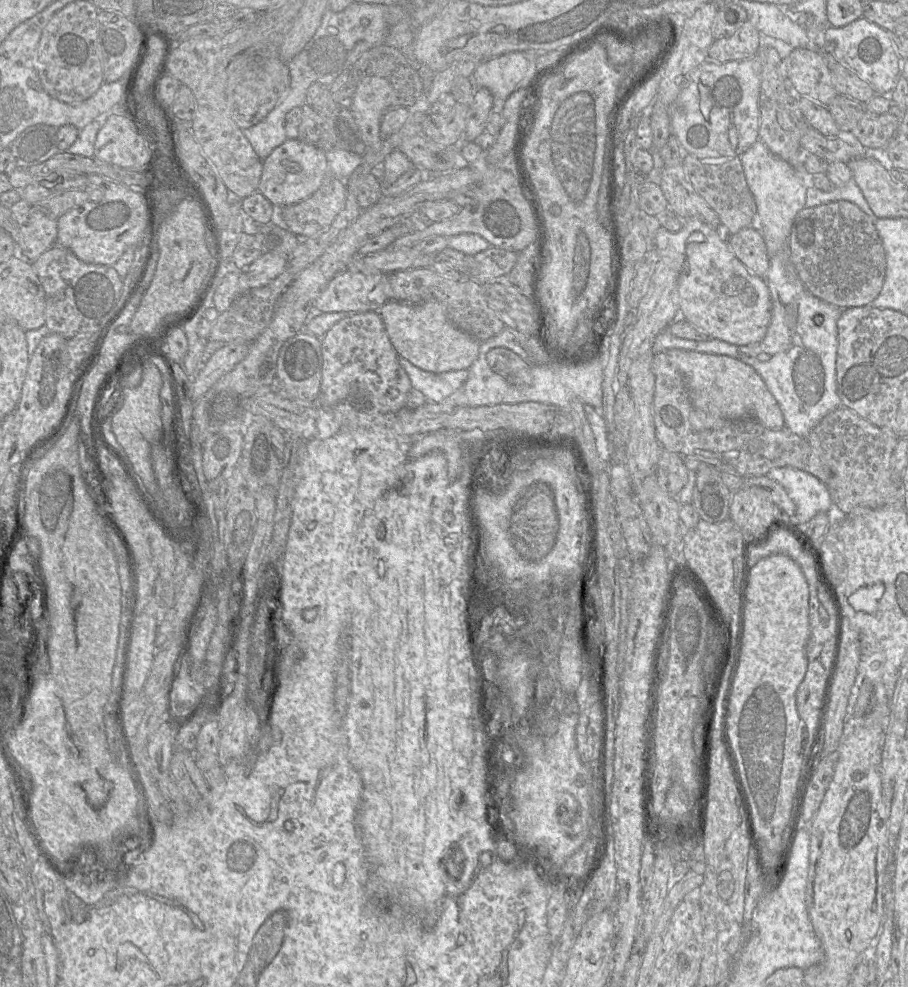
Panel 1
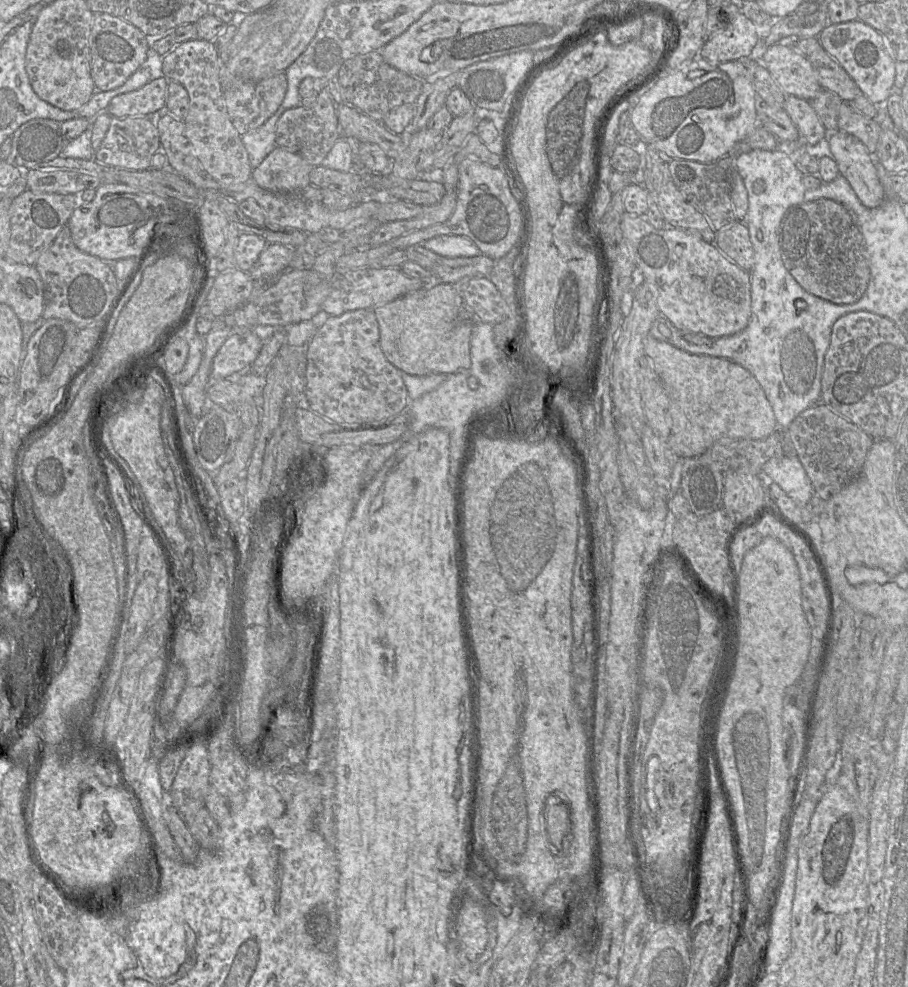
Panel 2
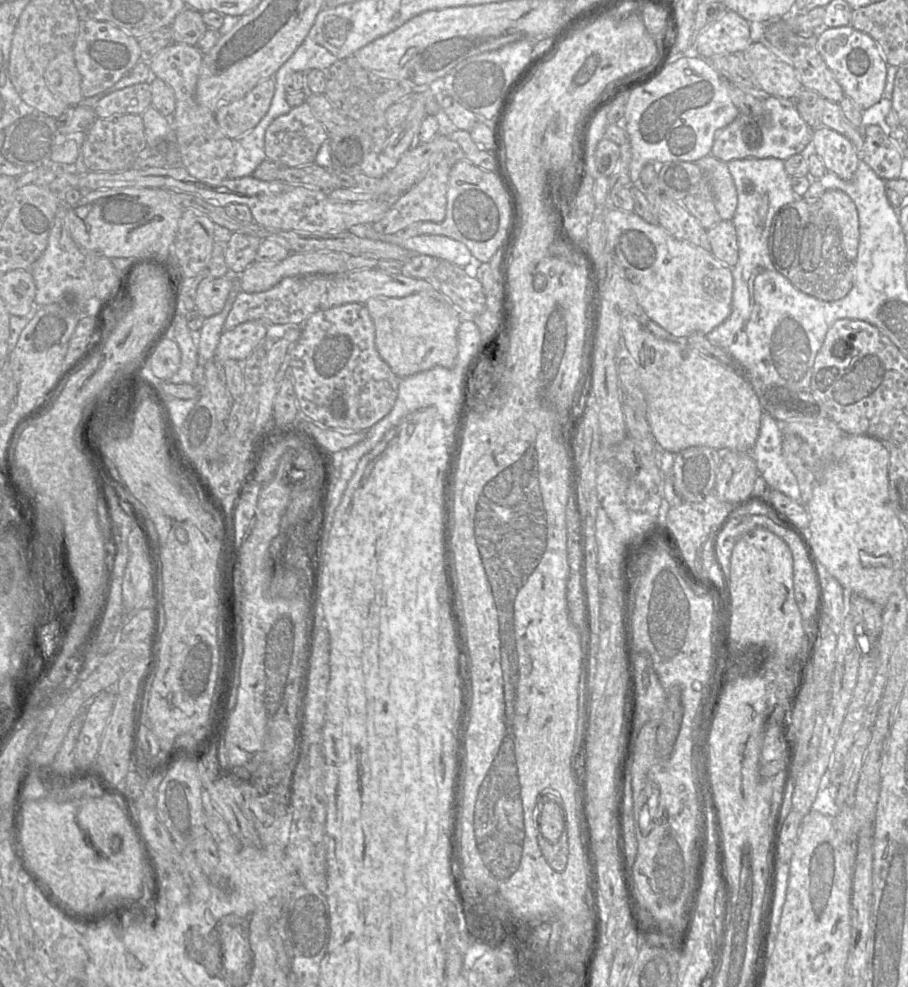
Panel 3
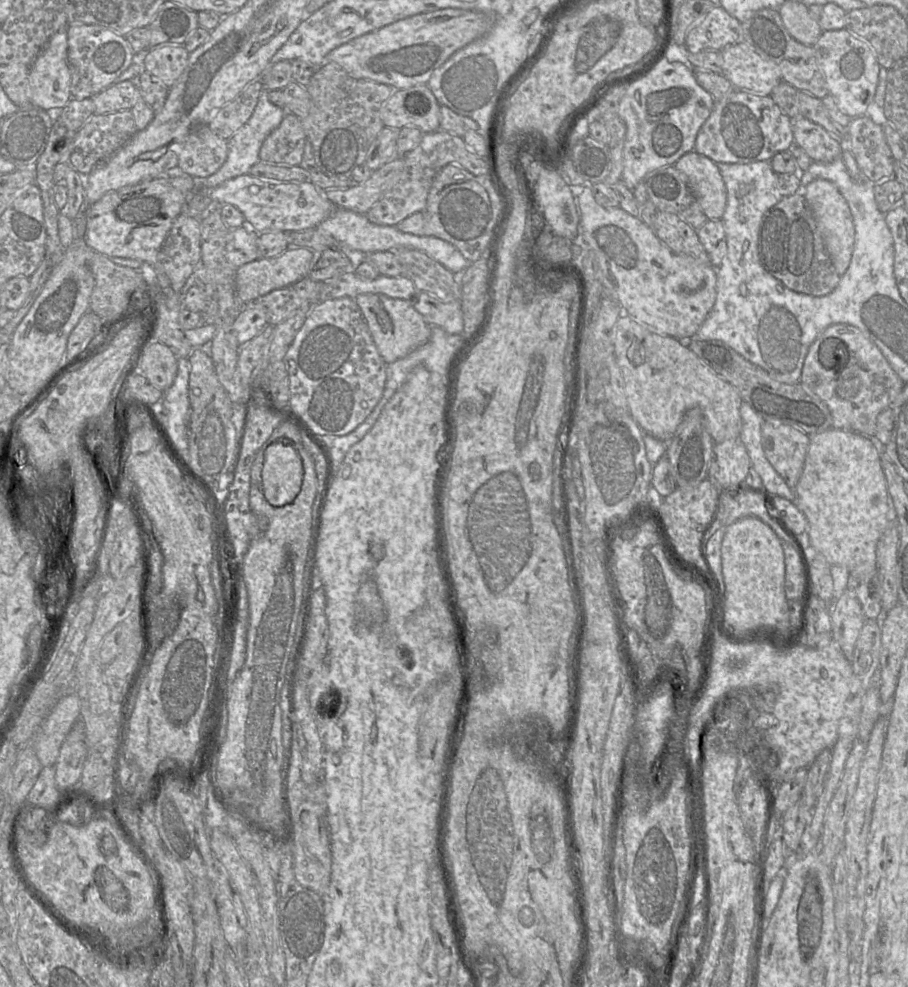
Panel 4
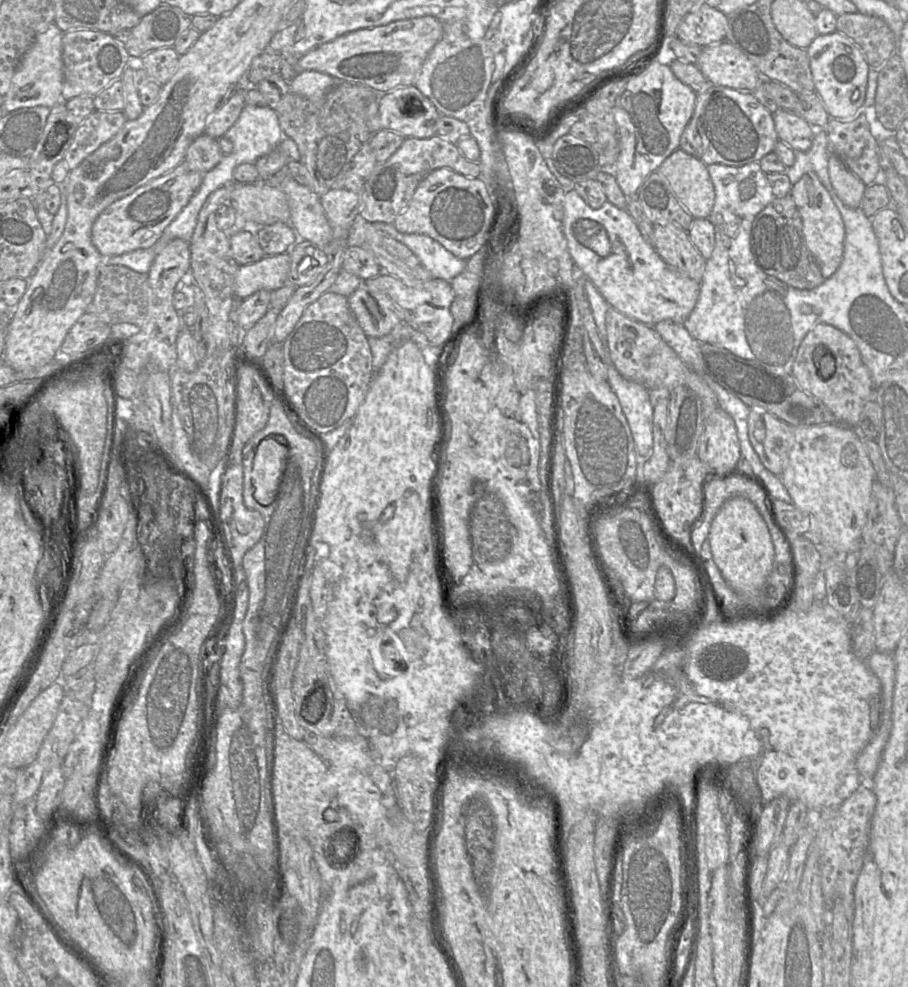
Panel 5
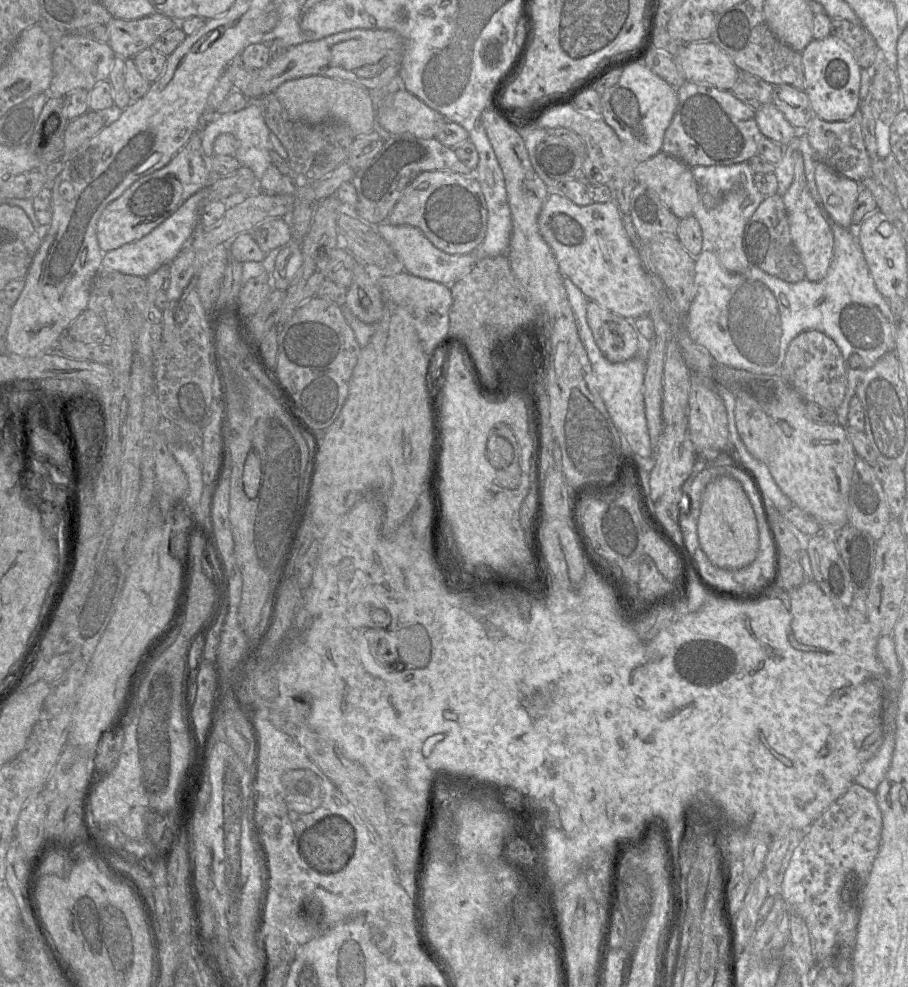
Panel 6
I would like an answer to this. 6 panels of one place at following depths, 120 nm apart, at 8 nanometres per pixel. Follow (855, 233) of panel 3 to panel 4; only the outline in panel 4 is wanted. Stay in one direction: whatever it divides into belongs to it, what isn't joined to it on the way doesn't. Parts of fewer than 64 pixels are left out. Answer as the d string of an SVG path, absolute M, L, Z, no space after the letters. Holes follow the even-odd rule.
M822 178L811 181L798 193L808 202L832 263L838 274L843 275L850 265L855 241L855 228L847 201L833 183Z

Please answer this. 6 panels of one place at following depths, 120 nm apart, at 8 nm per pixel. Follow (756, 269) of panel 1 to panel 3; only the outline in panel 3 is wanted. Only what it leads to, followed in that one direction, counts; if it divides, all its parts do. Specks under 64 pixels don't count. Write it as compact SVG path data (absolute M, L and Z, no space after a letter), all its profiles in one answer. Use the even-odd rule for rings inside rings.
M721 220L707 229L710 252L723 264L733 267L738 262L738 240L732 221Z

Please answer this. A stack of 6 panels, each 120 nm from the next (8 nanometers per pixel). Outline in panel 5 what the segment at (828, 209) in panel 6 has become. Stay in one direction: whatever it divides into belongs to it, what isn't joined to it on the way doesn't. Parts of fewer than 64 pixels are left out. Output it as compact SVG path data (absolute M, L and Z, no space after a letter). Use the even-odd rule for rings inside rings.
M830 155L828 172L839 199L850 208L859 208L866 185L836 155Z

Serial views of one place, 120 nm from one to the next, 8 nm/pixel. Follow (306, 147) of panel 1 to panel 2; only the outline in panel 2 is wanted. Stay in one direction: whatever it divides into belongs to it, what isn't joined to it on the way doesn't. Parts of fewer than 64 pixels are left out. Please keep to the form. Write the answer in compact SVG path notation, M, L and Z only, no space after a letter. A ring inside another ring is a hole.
M276 147L253 169L251 179L272 192L291 192L310 186L313 166L296 153Z

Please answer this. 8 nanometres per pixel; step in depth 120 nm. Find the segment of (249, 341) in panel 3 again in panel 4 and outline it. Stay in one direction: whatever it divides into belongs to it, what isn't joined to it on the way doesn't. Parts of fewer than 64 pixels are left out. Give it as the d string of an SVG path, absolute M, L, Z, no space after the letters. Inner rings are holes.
M247 302L232 324L238 344L245 345L268 325L268 315L263 305Z

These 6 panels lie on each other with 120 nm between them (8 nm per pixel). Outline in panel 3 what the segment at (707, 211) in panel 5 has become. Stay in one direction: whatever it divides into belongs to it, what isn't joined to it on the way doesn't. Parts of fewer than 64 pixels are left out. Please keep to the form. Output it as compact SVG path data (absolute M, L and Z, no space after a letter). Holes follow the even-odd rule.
M712 155L702 157L695 163L708 177L721 219L731 221L737 208L738 195L727 163Z

